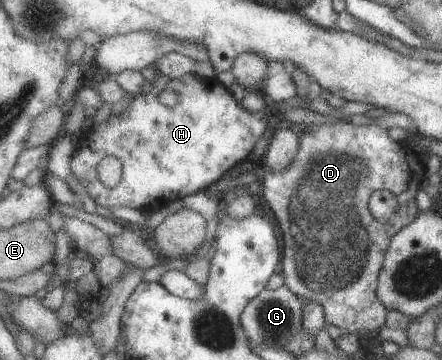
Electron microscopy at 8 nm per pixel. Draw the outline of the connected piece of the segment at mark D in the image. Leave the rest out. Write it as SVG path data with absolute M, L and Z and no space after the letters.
M336 121L333 124L321 125L308 123L300 136L300 141L298 141L298 153L294 155L292 163L284 171L272 171L266 167L266 163L261 163L262 172L264 172L262 195L278 221L278 227L282 231L282 243L284 243L284 252L281 253L278 272L284 276L284 285L292 293L302 297L305 301L316 301L322 305L326 325L334 325L340 330L357 336L376 331L376 329L380 330L385 325L388 313L386 307L378 301L376 296L377 280L383 267L386 251L394 235L406 225L414 222L414 219L418 219L418 215L422 215L423 211L418 207L416 197L425 178L424 164L424 160L421 160L421 157L404 142L393 141L389 136L388 129L375 124L356 125L348 121Z

